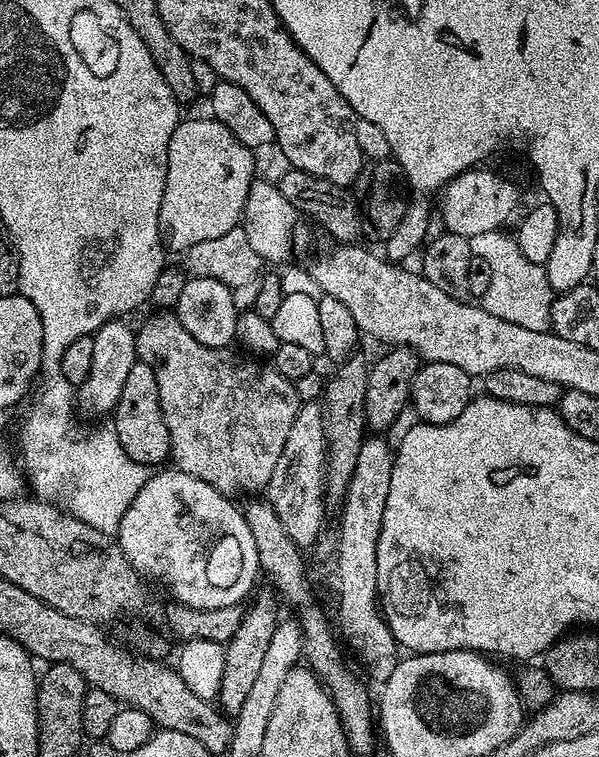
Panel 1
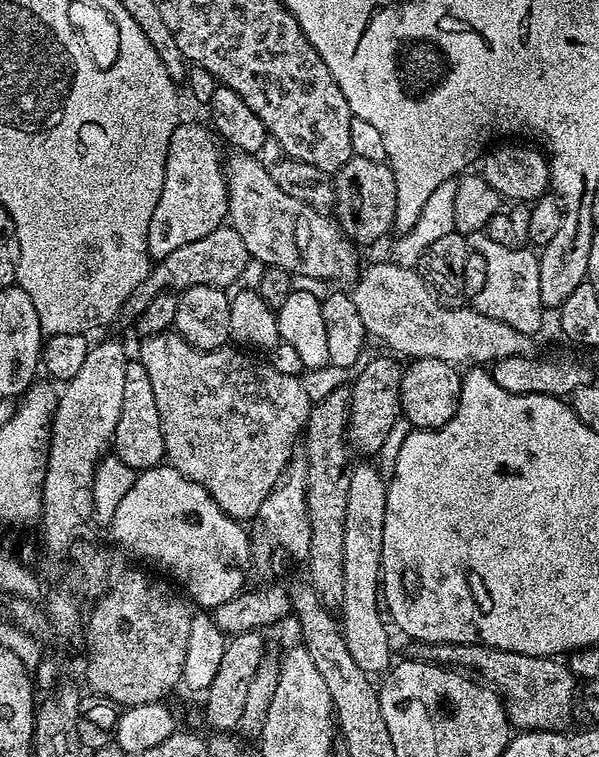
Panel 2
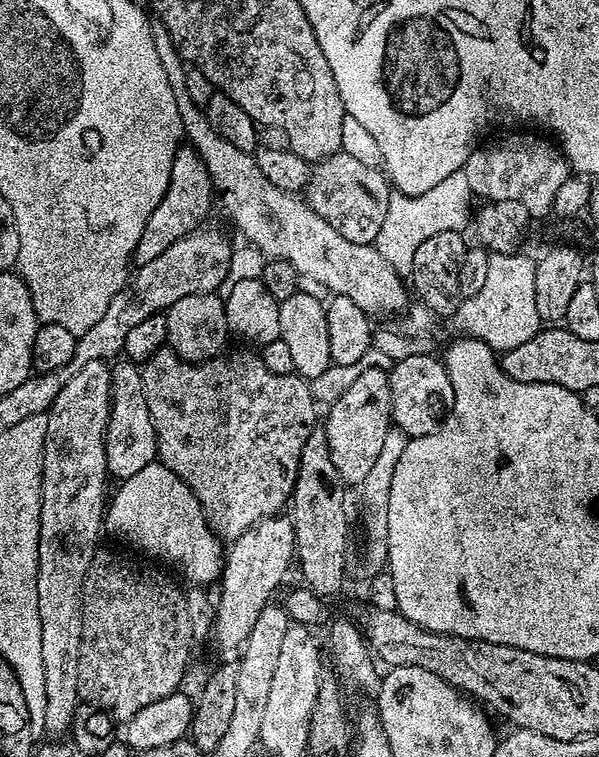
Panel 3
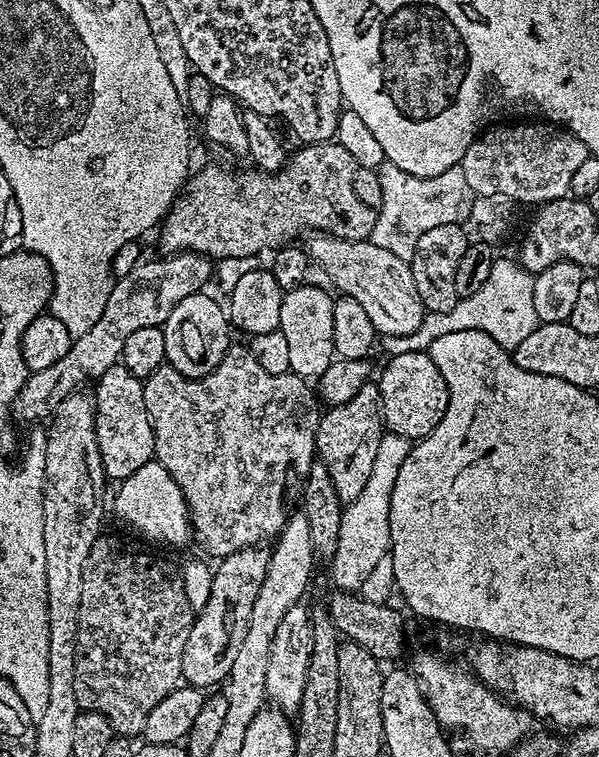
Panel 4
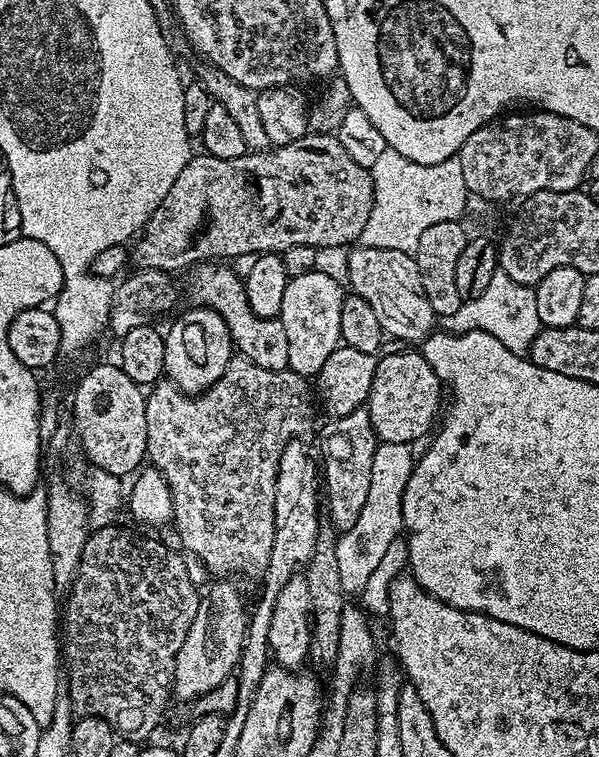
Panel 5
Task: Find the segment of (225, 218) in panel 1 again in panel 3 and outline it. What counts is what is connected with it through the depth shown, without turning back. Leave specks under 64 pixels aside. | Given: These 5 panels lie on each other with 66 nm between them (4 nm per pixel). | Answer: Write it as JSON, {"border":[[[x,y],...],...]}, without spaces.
{"border":[[[182,146],[176,152],[174,166],[171,167],[167,192],[142,230],[133,263],[137,267],[145,265],[151,259],[158,258],[158,255],[162,254],[167,246],[173,245],[178,238],[195,231],[204,222],[202,220],[207,216],[212,204],[214,206],[214,189],[204,161],[193,147]]]}

